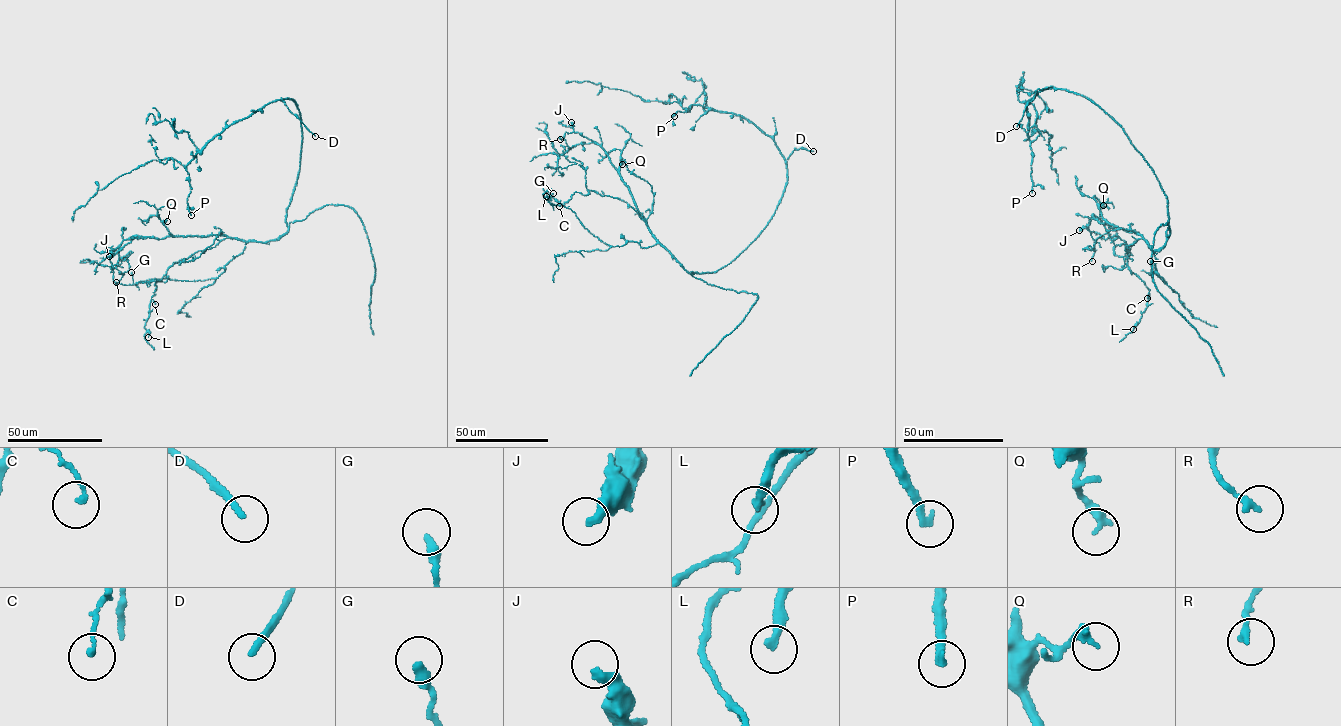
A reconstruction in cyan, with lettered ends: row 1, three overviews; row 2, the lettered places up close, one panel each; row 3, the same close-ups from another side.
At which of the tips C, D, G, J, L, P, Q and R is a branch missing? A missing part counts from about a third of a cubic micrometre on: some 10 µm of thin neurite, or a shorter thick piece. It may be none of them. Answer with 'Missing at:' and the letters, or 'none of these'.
Missing at: D, P

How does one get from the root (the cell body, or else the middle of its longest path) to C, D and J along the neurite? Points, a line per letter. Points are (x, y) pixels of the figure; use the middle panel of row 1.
C: (753, 241), (716, 271), (690, 274), (620, 199), (575, 192), (559, 206)
D: (753, 241), (773, 214), (785, 189), (788, 157), (794, 148), (813, 151)
J: (753, 241), (716, 271), (689, 274), (656, 240), (630, 190), (604, 151), (574, 131), (571, 122)

